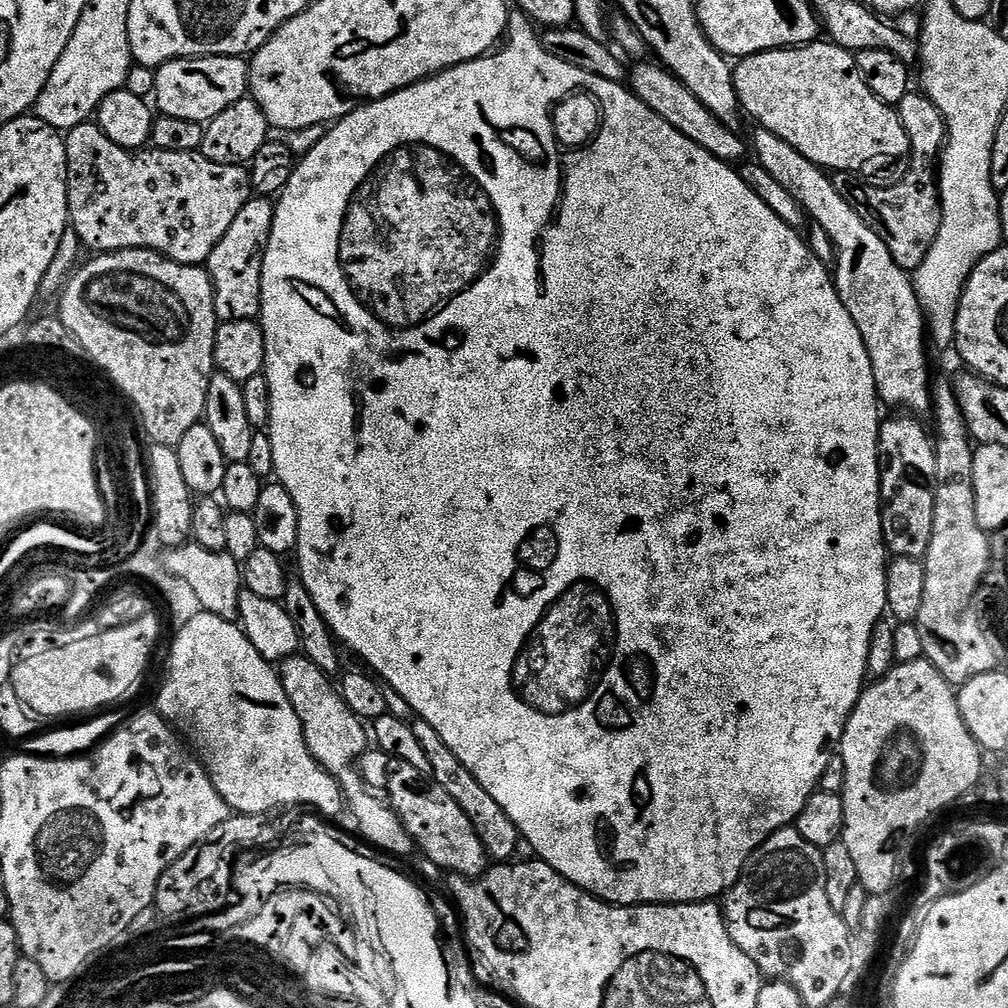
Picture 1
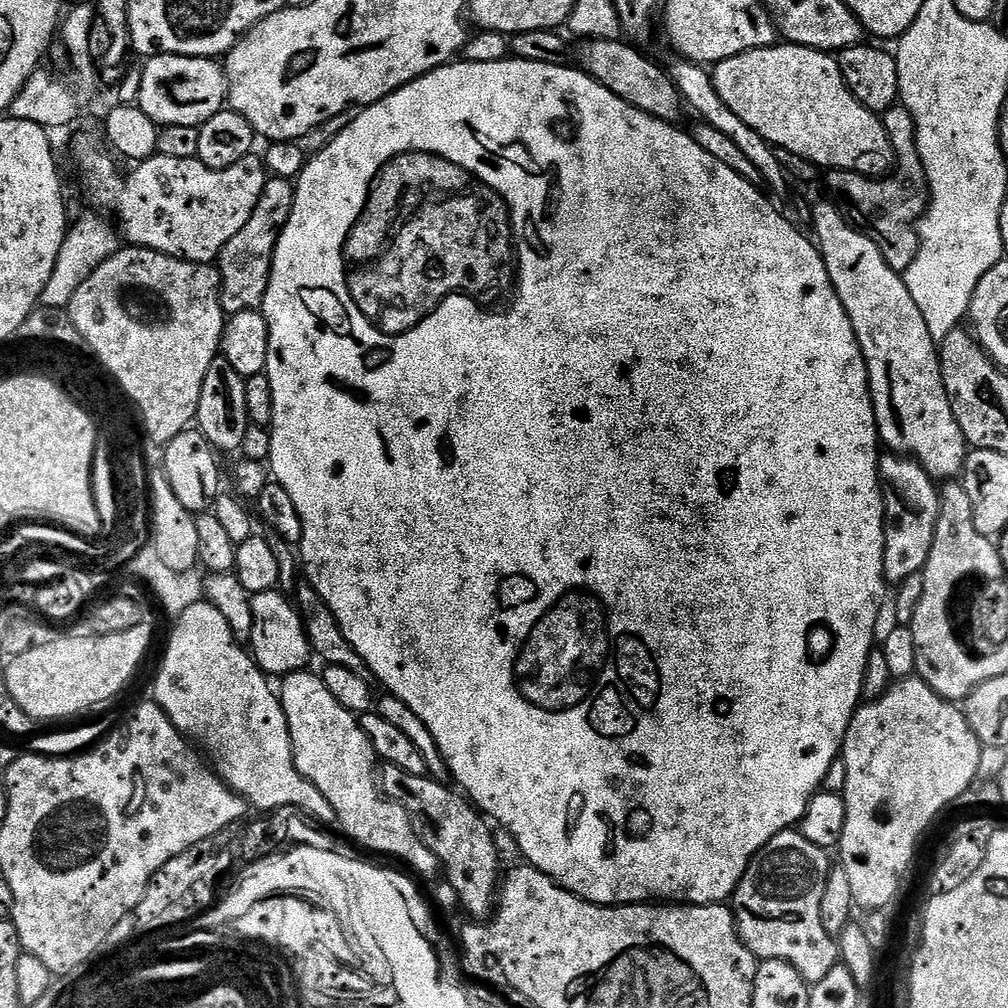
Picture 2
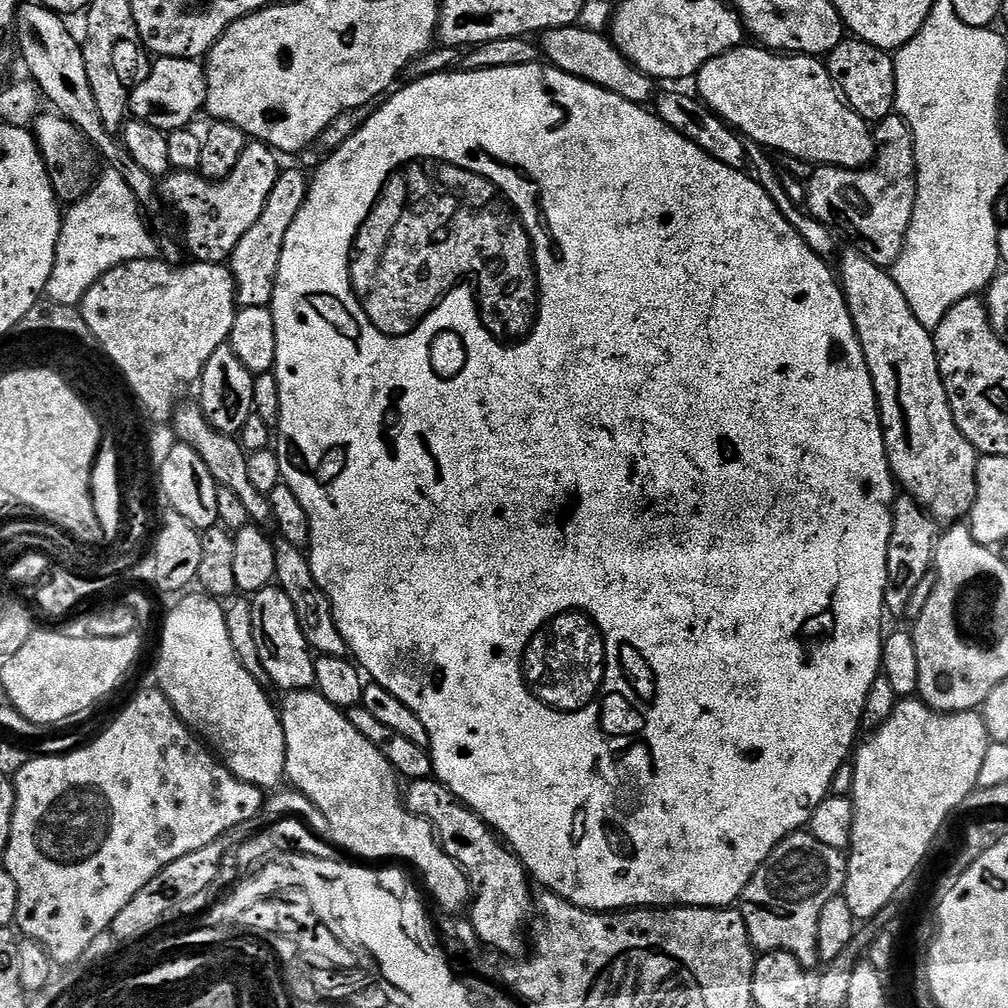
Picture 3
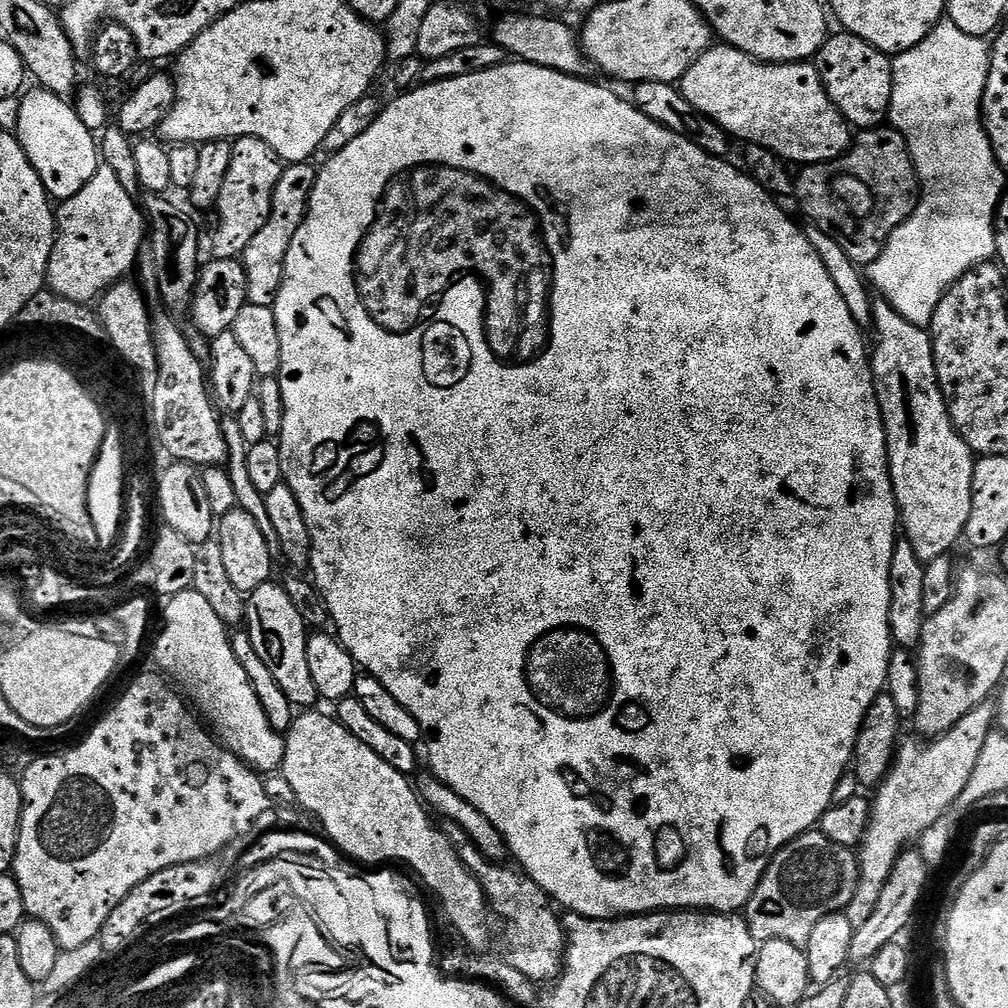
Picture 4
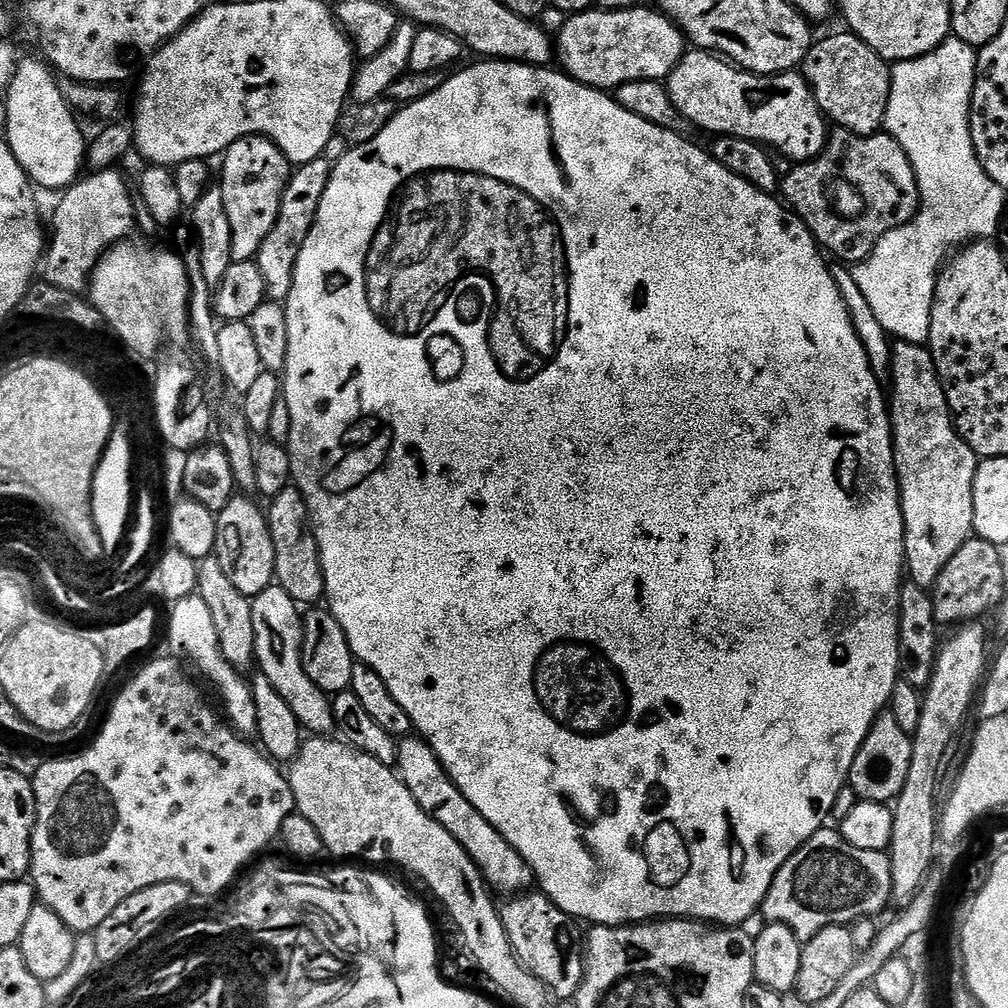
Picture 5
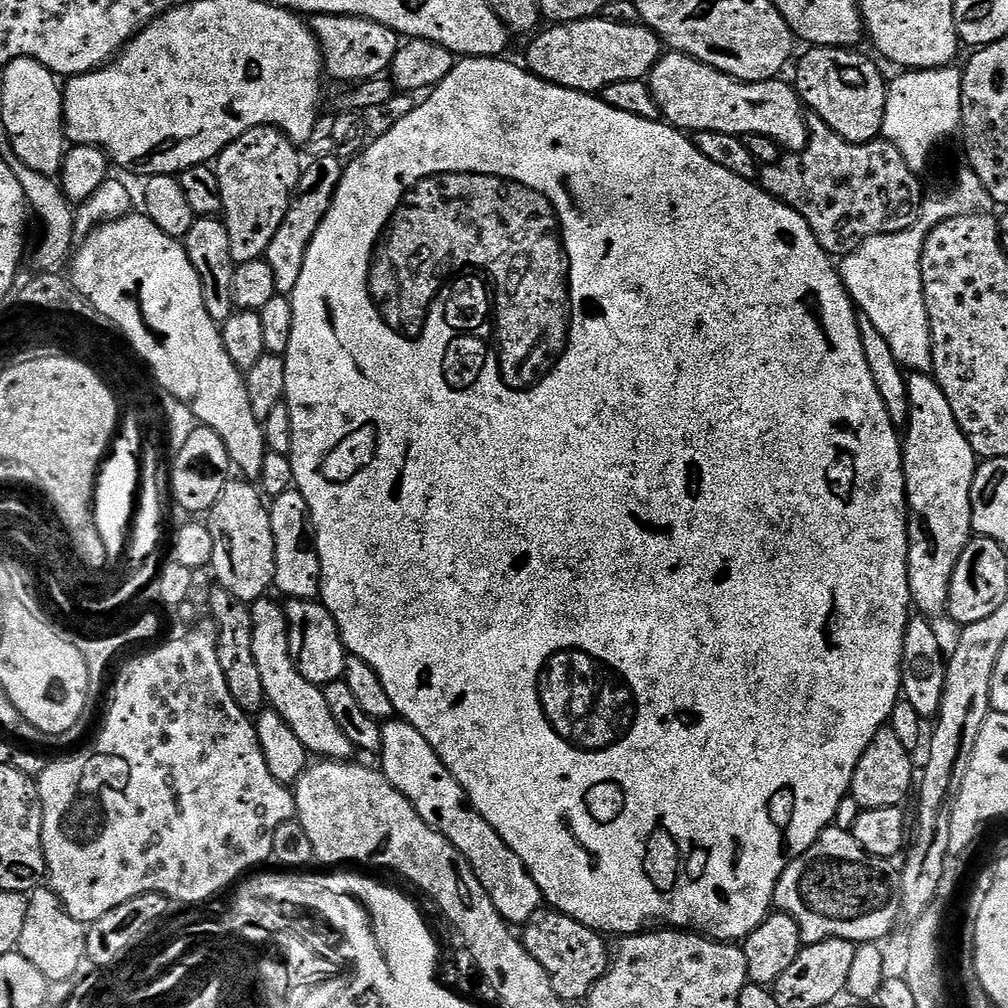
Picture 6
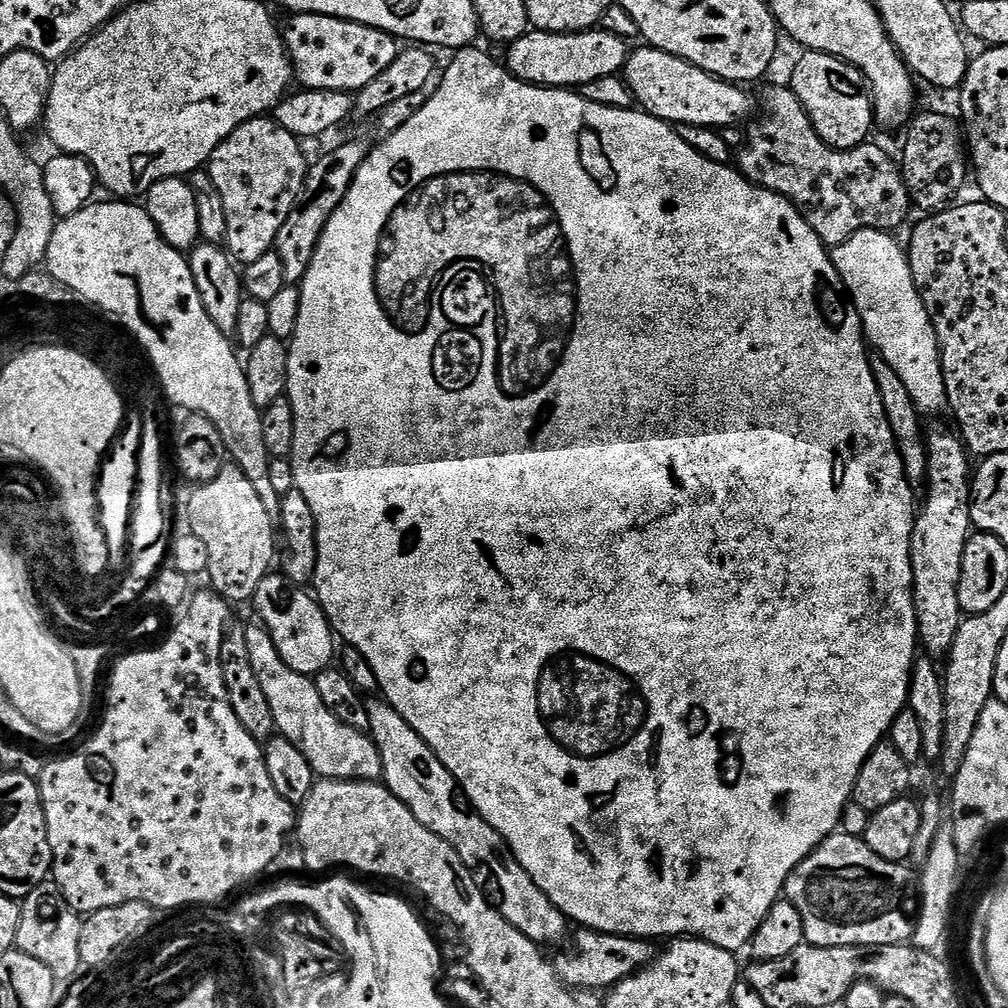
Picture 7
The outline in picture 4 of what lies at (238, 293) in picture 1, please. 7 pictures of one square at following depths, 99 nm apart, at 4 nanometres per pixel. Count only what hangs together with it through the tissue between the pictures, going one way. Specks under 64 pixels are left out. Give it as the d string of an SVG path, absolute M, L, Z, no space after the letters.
M311 163L289 164L281 171L280 181L274 190L270 218L250 238L250 246L246 246L242 263L246 270L246 290L248 303L254 306L273 307L276 294L284 281L284 263L290 250L290 242L294 242L294 234L298 234L298 226L302 226L304 215L308 213L308 203L316 185L317 169Z

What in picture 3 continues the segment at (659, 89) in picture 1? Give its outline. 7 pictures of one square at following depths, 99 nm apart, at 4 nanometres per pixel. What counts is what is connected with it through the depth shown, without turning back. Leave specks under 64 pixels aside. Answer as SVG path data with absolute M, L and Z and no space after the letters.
M579 26L555 28L543 33L539 37L538 44L542 49L543 59L551 67L562 70L579 80L590 82L599 88L605 88L607 92L618 94L641 106L647 105L653 99L654 81L652 77L647 76L642 70L638 70L638 66L634 66L634 62L630 62L624 57L604 32L586 30Z

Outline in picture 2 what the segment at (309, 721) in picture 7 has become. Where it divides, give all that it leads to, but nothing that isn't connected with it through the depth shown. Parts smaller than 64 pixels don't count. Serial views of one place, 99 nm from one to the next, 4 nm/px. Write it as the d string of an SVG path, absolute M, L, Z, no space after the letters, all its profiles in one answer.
M280 590L258 592L252 597L254 626L250 655L257 666L272 678L283 678L289 676L291 672L305 671L309 667L308 659L313 659L314 656L297 605L289 597L288 600Z

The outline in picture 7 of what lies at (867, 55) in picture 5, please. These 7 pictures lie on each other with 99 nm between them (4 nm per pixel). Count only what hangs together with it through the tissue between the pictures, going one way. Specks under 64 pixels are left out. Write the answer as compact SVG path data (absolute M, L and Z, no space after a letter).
M811 50L805 51L803 55L792 68L790 87L798 102L802 102L818 138L822 138L822 142L826 142L831 148L837 148L839 152L859 148L871 137L868 135L871 134L872 128L874 129L876 118L876 111L872 109L872 89L868 86L868 79L853 64L848 64L836 56Z

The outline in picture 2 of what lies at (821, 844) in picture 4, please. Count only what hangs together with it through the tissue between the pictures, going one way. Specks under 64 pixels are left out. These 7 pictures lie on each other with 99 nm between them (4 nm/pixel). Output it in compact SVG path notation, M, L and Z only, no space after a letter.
M799 830L780 832L748 863L746 874L742 874L736 891L730 897L732 914L736 917L736 929L739 930L740 937L745 946L760 960L781 960L790 966L794 966L794 970L798 970L798 974L802 974L802 978L808 981L809 985L822 982L822 978L826 978L826 974L830 974L830 970L834 970L834 966L841 963L839 943L837 943L833 936L826 934L825 928L822 927L822 894L826 894L828 872L834 867L833 861L828 861L828 856L829 853L825 849L814 846L814 842L806 842L806 838Z

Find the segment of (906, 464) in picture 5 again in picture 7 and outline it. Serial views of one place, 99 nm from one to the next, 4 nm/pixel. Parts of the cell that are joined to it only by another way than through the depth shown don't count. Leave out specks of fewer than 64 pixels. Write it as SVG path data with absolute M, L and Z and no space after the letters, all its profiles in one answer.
M929 431L926 443L928 497L922 500L912 535L912 597L916 600L916 626L923 651L933 658L944 658L962 621L958 586L966 542L974 528L970 468L968 472L970 456L956 434Z

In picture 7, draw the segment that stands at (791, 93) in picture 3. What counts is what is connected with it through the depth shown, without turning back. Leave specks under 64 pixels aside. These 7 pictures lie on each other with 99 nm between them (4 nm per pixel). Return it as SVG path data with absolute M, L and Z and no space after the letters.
M640 46L637 52L635 49L629 55L622 76L643 111L673 126L692 124L694 127L725 130L731 124L744 119L747 121L753 115L754 100L744 93L747 91L743 87L720 80L674 54L666 54L651 46Z

